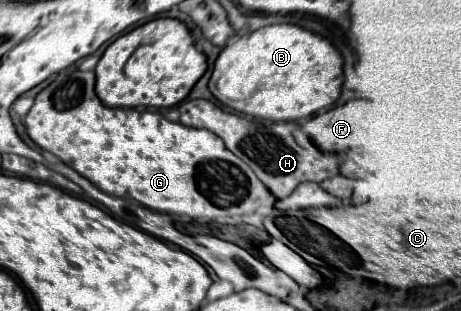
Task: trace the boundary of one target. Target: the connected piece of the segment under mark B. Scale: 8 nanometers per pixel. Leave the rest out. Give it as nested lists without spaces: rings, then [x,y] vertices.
[[[280,23],[262,27],[258,31],[252,31],[250,35],[242,35],[232,45],[228,43],[214,63],[208,89],[222,105],[238,113],[266,121],[298,121],[332,107],[342,93],[342,83],[344,59],[330,39],[298,25]]]

